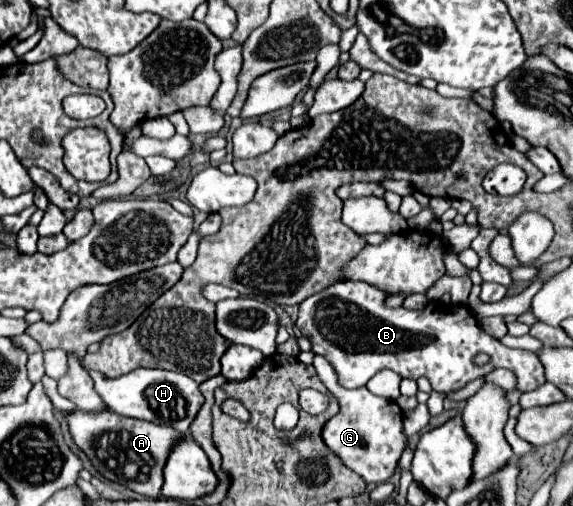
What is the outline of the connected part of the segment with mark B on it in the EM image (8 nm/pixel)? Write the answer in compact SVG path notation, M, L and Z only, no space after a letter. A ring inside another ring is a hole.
M346 280L346 282L332 284L324 290L320 290L318 294L312 294L300 302L296 326L300 328L300 332L306 338L310 338L312 350L316 354L326 356L330 360L330 364L334 364L334 370L338 372L338 380L344 388L366 386L366 382L384 368L394 370L396 374L400 374L404 378L414 378L414 380L420 376L426 376L430 380L432 388L438 392L444 392L444 394L464 388L470 380L484 376L484 374L492 372L494 368L512 370L518 376L518 390L522 390L522 392L534 390L546 382L544 366L538 360L536 352L506 348L500 340L492 338L478 326L478 322L468 306L444 304L444 302L436 300L436 302L428 302L422 310L406 310L402 306L388 308L384 304L384 300L386 300L386 292L380 290L378 286L368 284L368 282ZM478 352L488 354L490 362L484 366L476 366L474 358L478 356Z

